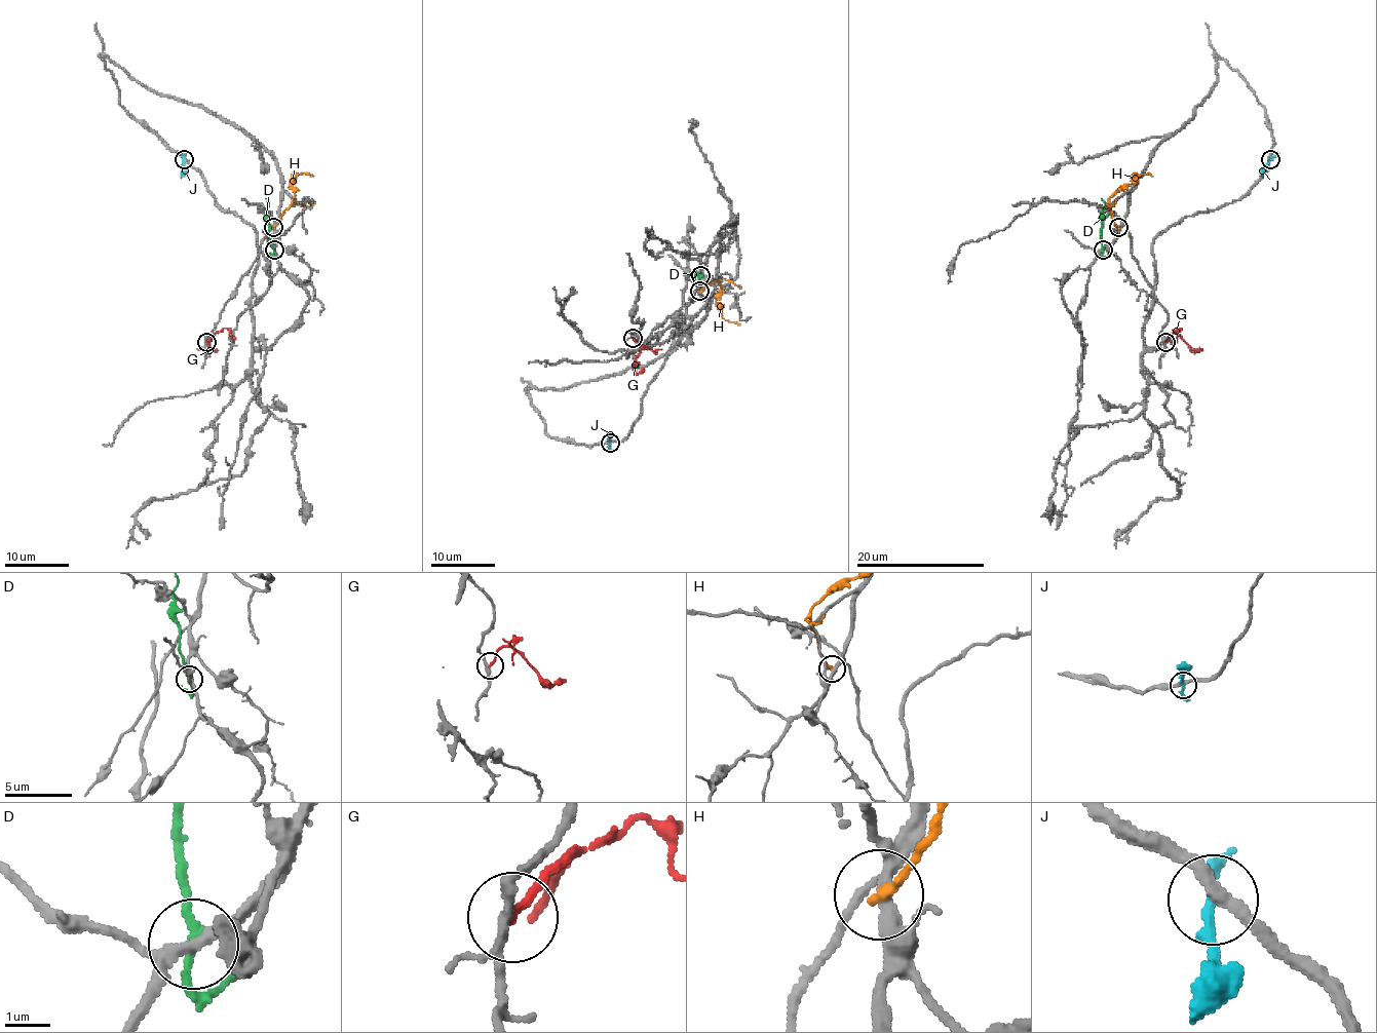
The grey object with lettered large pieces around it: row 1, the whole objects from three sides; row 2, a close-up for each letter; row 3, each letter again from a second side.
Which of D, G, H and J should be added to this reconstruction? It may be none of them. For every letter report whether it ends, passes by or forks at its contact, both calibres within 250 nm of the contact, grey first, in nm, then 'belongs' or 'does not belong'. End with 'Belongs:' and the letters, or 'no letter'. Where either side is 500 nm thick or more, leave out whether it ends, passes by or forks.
D: it passes by; 220 nm thick on the grey side, 180 nm on the other; does not belong
G: it ends there; 180 nm thick on the grey side, 190 nm on the other; does not belong
H: it ends there; 240 nm thick on the grey side, 240 nm on the other; does not belong
J: it passes by; 300 nm thick on the grey side, 200 nm on the other; does not belong
Belongs: no letter

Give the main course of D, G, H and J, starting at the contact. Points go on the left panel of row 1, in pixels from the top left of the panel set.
D: (273, 250), (265, 209), (269, 201), (265, 198)
G: (206, 342), (215, 333), (207, 350), (218, 350)
H: (273, 227), (293, 198), (291, 179), (296, 175), (308, 173), (313, 176)
J: (184, 160), (181, 178)

